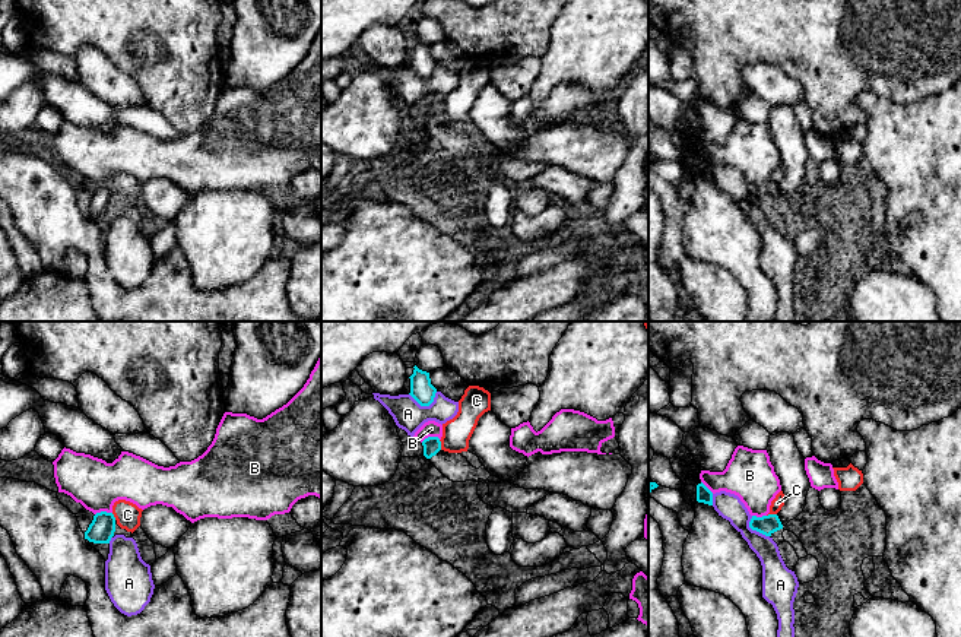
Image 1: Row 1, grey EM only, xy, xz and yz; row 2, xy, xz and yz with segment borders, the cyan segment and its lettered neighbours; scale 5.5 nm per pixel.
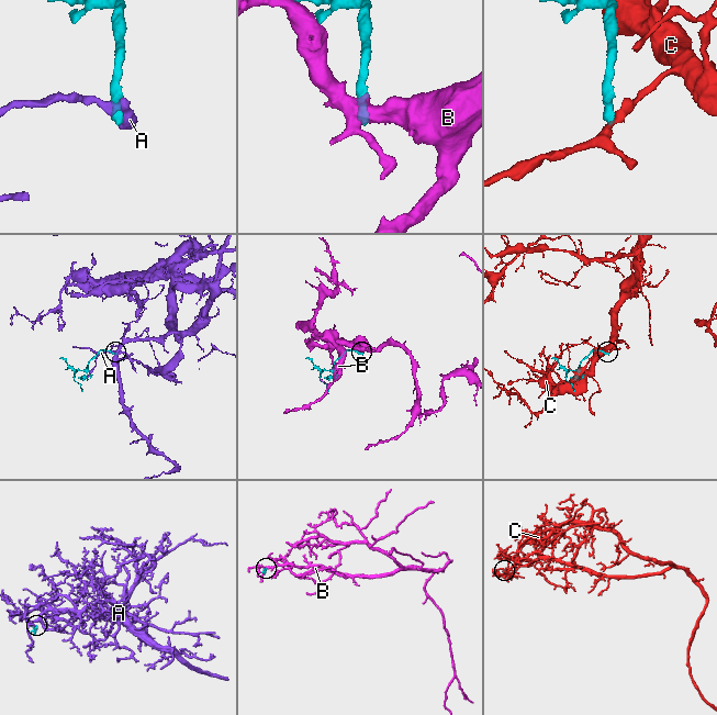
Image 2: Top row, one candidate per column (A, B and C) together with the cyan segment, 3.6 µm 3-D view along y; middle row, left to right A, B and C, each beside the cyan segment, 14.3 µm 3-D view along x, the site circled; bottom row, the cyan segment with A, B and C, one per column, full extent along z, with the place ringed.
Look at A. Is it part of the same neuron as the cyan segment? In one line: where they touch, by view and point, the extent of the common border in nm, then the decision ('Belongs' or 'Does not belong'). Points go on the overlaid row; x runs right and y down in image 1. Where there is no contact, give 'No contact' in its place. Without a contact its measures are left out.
Touches cyan at xz (425, 405). Shared border 160 nm. Does not belong

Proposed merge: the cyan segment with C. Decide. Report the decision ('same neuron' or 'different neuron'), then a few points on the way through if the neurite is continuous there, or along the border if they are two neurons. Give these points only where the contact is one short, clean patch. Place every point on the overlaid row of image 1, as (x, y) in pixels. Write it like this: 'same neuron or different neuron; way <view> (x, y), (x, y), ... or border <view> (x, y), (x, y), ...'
different neuron; border xz (438, 440), (441, 449)

